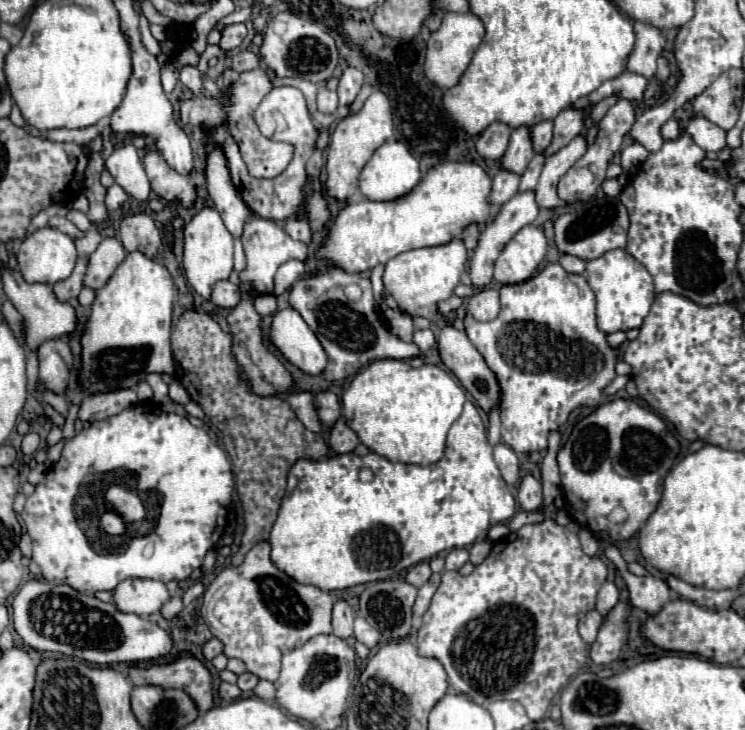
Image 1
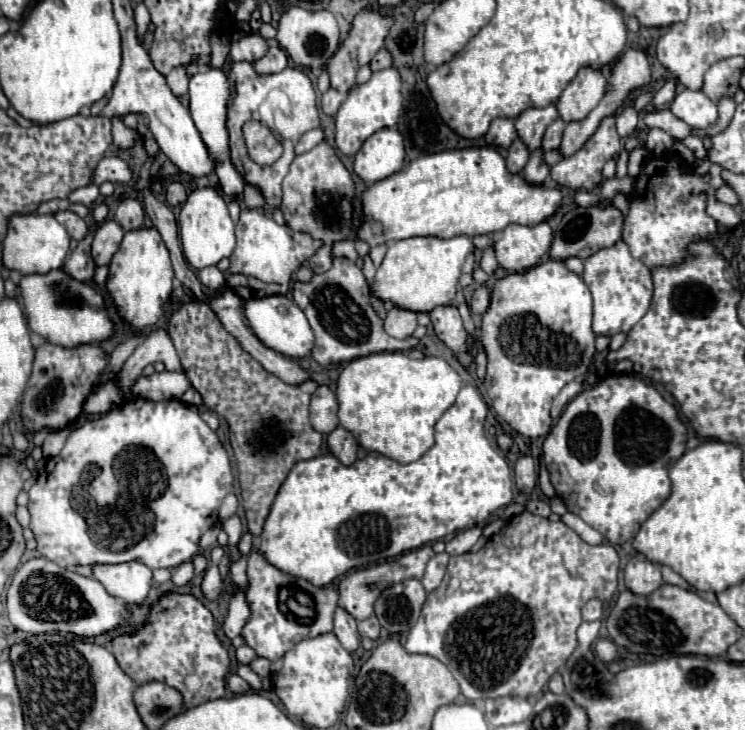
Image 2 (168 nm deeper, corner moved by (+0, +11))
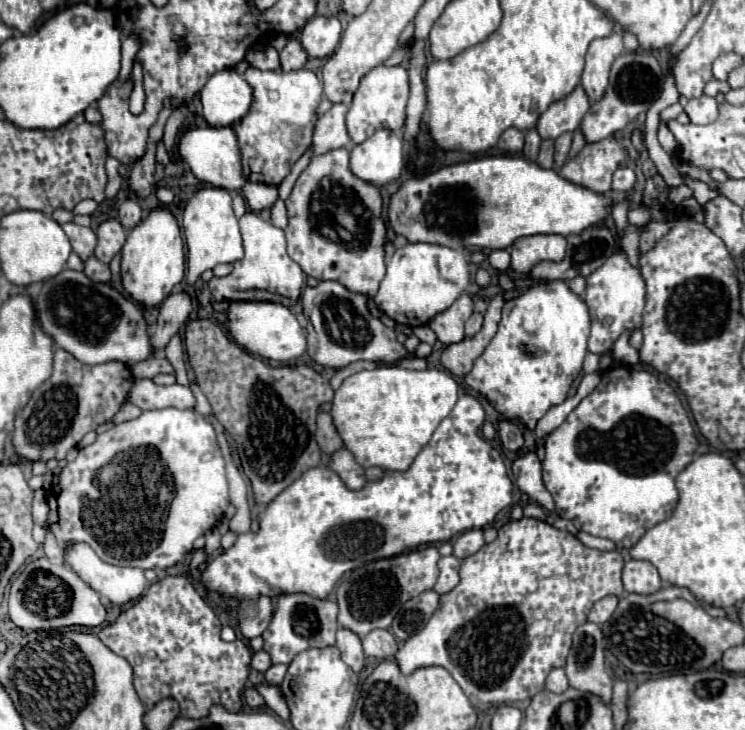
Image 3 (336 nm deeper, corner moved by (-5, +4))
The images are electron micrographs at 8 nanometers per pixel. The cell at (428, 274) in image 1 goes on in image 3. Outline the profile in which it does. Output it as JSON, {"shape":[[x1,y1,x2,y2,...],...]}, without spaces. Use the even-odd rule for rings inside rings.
{"shape":[[409,243,397,249,387,261,387,273,379,285,379,291,373,295,373,303,397,323,419,327,451,307,451,303,459,299,467,285,469,263,463,249,449,249,431,243]]}

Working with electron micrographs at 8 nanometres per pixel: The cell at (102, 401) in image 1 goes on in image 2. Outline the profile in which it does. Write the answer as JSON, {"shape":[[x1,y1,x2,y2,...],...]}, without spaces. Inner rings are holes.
{"shape":[[164,328,150,330,150,334,144,336,144,342,126,360,124,368,118,374,118,384,124,390,124,394,128,394,130,384,142,374,142,370,154,362,164,362,166,370,170,370,170,372,182,372,174,344]]}

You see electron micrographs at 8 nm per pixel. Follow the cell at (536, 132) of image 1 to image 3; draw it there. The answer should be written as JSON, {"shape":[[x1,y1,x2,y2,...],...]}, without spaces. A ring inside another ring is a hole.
{"shape":[[563,133,561,137,555,139,555,167,557,169,561,169,567,159,567,153,571,149,571,137,573,137,573,133]]}

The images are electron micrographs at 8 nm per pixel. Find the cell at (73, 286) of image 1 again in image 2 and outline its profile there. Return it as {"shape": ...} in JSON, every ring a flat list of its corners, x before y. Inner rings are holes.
{"shape":[[86,236,82,242,78,242,76,250,70,254,70,258,64,264,66,272,70,272,70,276,82,282,92,280,94,270,96,270,96,264,90,256,90,242,92,242,92,236]]}

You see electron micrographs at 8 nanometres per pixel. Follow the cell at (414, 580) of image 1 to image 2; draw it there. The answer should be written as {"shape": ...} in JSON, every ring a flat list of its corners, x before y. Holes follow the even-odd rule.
{"shape":[[426,544,426,546,420,546,412,552,406,552,402,556,398,556,396,560,390,560,390,562,384,562,384,564,374,564,374,566,368,566,368,568,358,568,358,570,352,570,350,574,346,574,340,584,338,584,338,594,340,594,340,600,338,600,338,606,344,608,348,614,352,614,356,620,366,620,374,614,374,602,378,600,376,596,388,588,388,586,394,586,394,584,400,584,408,578,422,578,424,576,424,568,428,564,428,560,434,556,434,550]]}

